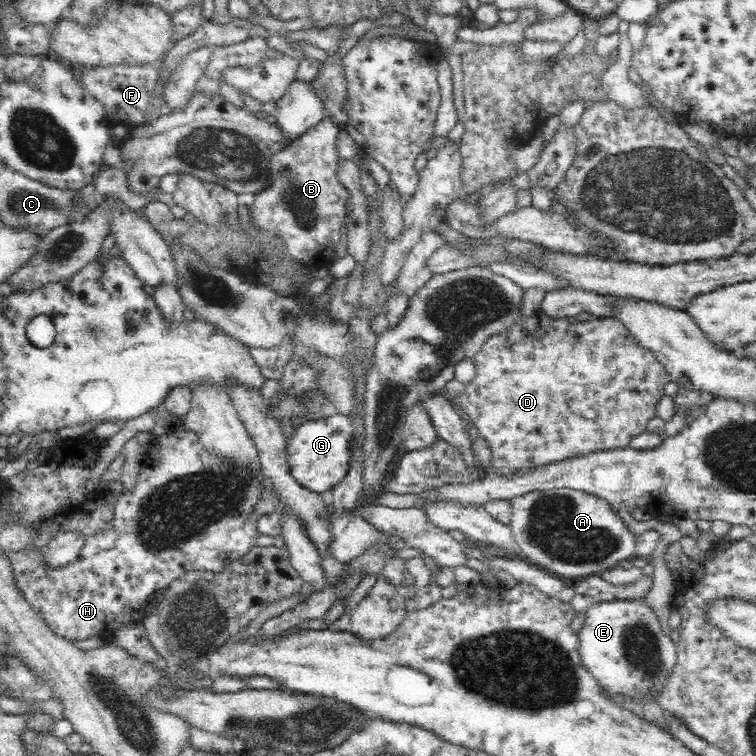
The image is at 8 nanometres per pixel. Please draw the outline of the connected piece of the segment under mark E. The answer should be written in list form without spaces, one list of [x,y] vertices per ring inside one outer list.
[[[643,598],[614,599],[591,606],[578,631],[578,656],[598,686],[605,692],[632,700],[641,710],[644,700],[656,700],[669,685],[677,660],[677,640],[662,628],[652,607]]]

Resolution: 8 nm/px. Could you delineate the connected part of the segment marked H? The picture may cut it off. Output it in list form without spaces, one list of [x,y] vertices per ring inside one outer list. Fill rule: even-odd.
[[[177,418],[165,428],[159,429],[154,440],[154,450],[152,450],[152,453],[147,452],[142,470],[140,470],[138,476],[136,476],[134,489],[132,491],[124,490],[115,498],[111,522],[107,523],[107,526],[104,527],[103,530],[86,537],[85,544],[80,549],[80,552],[78,552],[78,557],[74,561],[71,561],[64,567],[52,567],[50,563],[46,561],[46,555],[44,555],[43,550],[41,548],[38,550],[37,547],[32,547],[32,549],[28,549],[27,547],[22,550],[12,551],[4,550],[2,553],[5,554],[5,558],[10,564],[13,573],[12,579],[14,579],[14,583],[16,583],[18,591],[20,591],[22,597],[26,599],[26,603],[36,611],[36,615],[40,617],[40,621],[44,621],[47,628],[52,630],[52,633],[68,640],[78,639],[83,641],[92,636],[96,636],[110,641],[111,635],[116,630],[119,630],[121,626],[134,622],[137,617],[142,617],[150,601],[150,596],[154,592],[158,593],[162,589],[165,589],[170,582],[180,576],[182,577],[185,572],[206,571],[218,574],[222,572],[228,564],[231,565],[234,560],[239,560],[247,554],[260,535],[258,522],[260,522],[262,515],[256,513],[256,506],[262,502],[264,494],[268,491],[265,485],[266,479],[264,478],[265,477],[260,473],[260,467],[250,468],[247,462],[239,462],[235,456],[222,456],[206,450],[199,434],[195,430],[186,428],[183,419]]]

